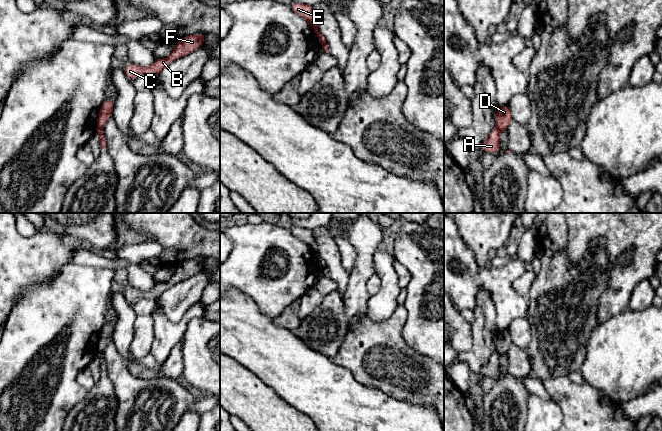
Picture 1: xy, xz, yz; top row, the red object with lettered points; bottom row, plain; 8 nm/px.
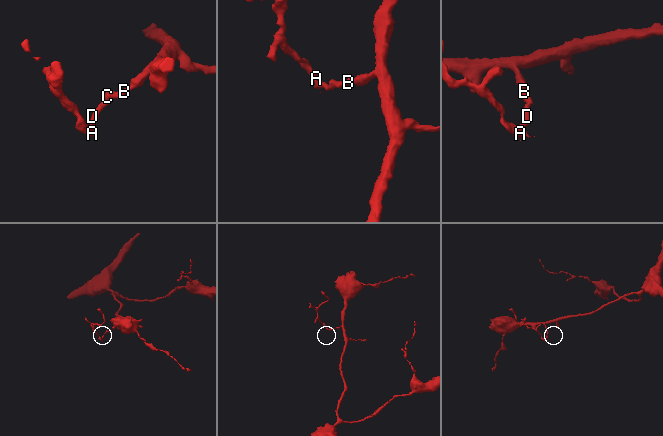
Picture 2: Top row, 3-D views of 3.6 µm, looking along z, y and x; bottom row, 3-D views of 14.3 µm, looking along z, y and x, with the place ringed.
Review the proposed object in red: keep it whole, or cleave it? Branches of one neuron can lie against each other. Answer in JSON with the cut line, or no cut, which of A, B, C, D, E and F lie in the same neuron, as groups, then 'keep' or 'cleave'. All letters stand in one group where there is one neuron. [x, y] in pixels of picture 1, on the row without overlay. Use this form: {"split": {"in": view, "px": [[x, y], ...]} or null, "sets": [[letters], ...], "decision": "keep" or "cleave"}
{"split": {"in": "xy", "px": [[97, 351], [102, 354]]}, "sets": [["A", "E"], ["B", "C", "D", "F"]], "decision": "cleave"}

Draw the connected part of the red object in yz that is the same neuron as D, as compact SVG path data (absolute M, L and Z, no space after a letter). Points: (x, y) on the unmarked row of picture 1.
M509 329L498 331L496 336L496 351L500 354L507 354L513 344Z

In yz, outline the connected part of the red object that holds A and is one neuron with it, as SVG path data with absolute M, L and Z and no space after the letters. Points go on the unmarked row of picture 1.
M495 351L486 364L481 368L481 372L486 376L498 376L500 374L500 354Z

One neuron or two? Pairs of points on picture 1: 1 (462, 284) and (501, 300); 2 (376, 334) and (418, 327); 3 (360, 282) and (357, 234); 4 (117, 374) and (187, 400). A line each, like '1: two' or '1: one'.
1: one
2: two
3: one
4: one

